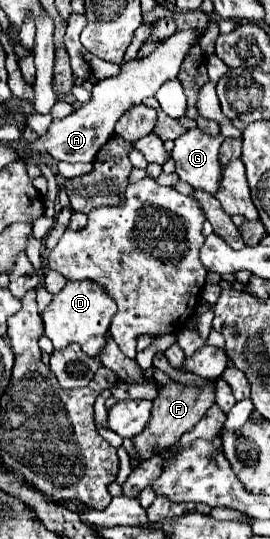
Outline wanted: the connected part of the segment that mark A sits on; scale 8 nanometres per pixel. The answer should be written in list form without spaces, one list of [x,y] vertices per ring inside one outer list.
[[[178,31],[172,37],[164,39],[158,49],[154,53],[150,53],[144,59],[134,59],[126,65],[122,65],[120,75],[98,81],[92,89],[92,101],[82,103],[82,107],[78,107],[72,115],[68,115],[62,121],[54,121],[50,131],[46,135],[42,135],[36,143],[32,143],[26,151],[26,155],[34,155],[34,153],[50,153],[56,161],[82,161],[82,163],[90,163],[96,159],[102,143],[106,143],[106,139],[112,135],[114,131],[114,123],[120,119],[120,115],[124,115],[132,105],[142,103],[148,97],[154,97],[154,93],[170,79],[174,79],[180,71],[180,65],[184,61],[186,51],[192,47],[192,43],[196,41],[198,33],[196,31]]]

